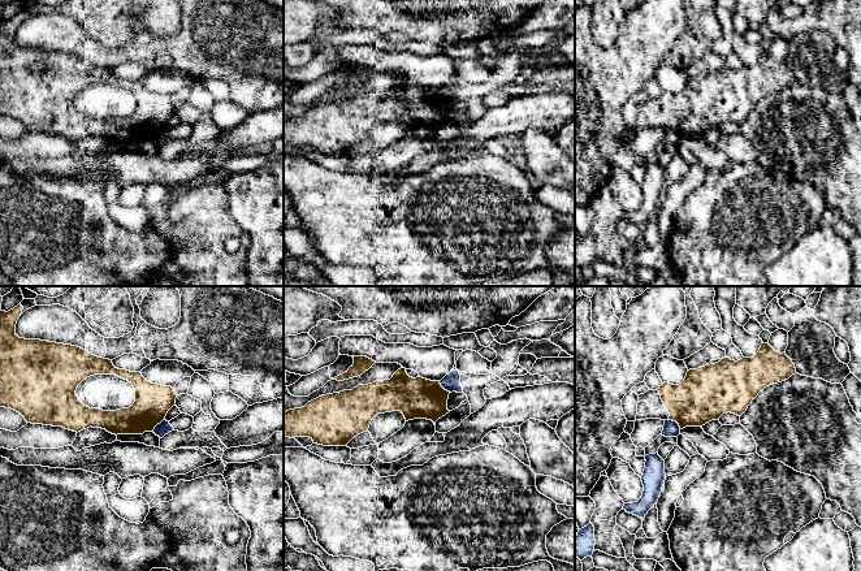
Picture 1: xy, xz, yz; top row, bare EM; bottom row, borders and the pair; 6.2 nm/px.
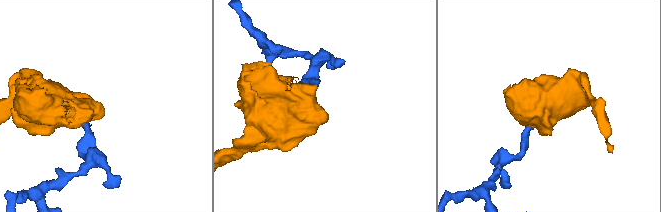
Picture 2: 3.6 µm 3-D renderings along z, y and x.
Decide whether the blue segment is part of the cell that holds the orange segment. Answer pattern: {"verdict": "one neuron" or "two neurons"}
{"verdict": "two neurons"}

